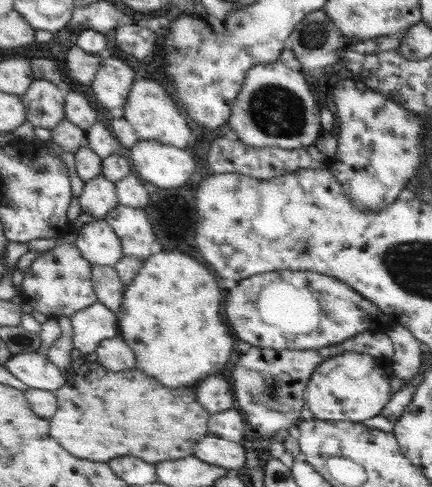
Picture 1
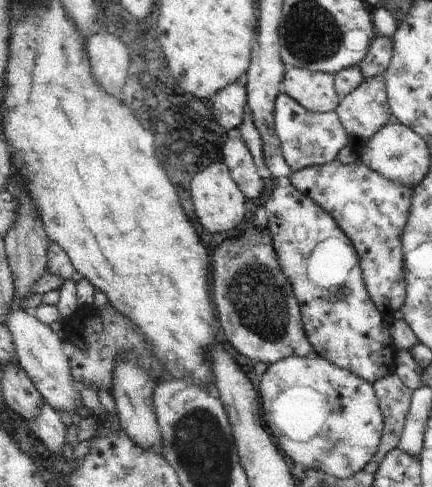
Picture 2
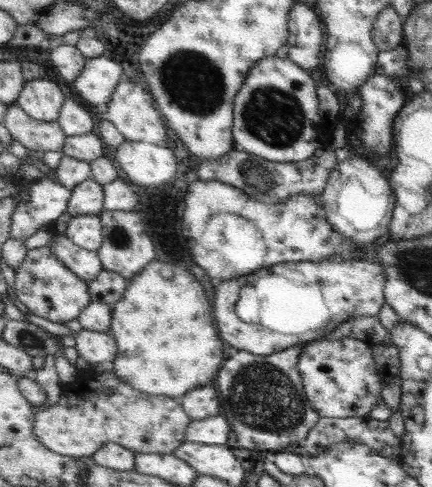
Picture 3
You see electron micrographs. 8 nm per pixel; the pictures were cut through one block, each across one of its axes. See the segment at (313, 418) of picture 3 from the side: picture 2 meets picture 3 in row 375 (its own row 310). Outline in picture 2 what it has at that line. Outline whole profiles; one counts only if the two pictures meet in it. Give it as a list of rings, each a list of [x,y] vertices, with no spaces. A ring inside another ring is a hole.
[[[247,230],[241,238],[221,242],[211,254],[213,266],[213,302],[217,312],[217,328],[239,354],[255,362],[279,362],[291,356],[317,356],[301,326],[299,304],[291,292],[291,284],[281,272],[277,254],[267,232]]]

